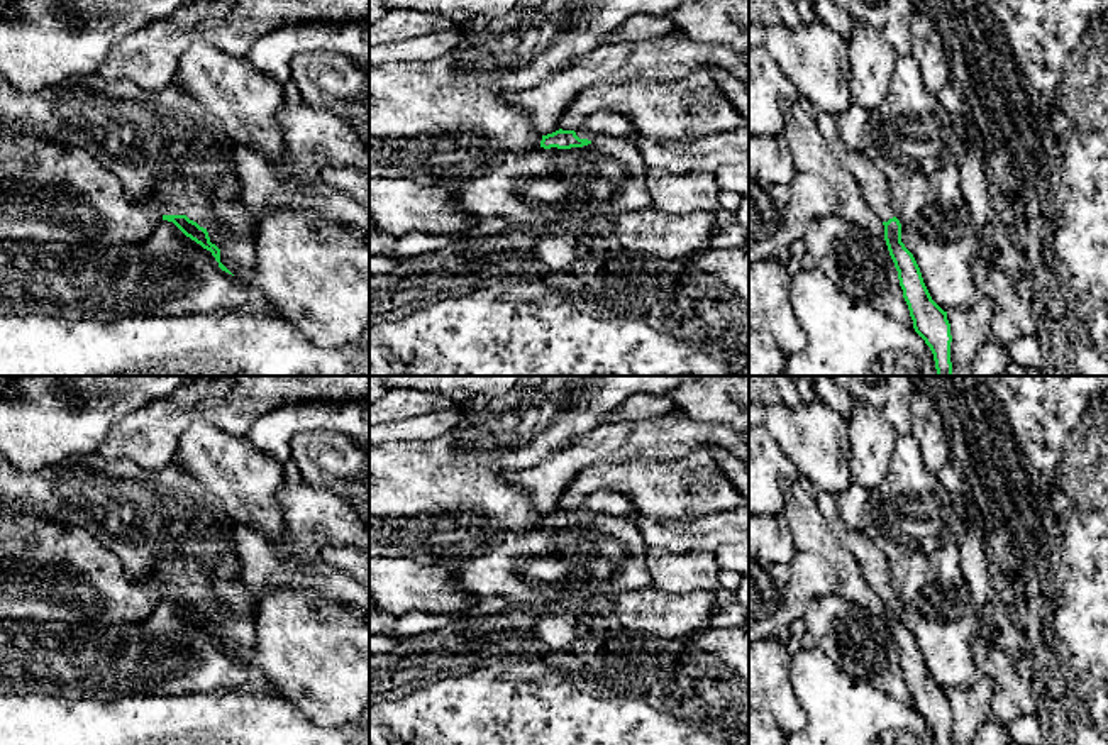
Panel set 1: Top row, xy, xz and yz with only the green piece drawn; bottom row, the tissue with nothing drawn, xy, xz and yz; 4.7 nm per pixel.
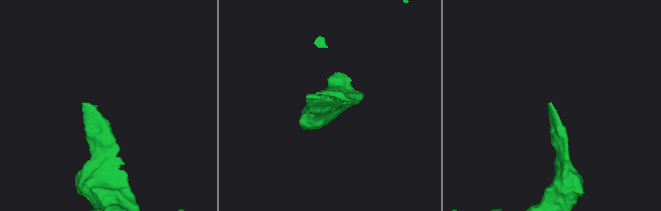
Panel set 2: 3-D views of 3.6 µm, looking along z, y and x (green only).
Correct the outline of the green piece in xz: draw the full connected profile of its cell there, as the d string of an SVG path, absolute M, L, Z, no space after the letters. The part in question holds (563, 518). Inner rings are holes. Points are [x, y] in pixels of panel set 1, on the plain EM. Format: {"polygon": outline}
{"polygon": "M595 491L578 510L556 510L552 513L542 515L540 527L551 528L571 528L591 523L596 515L610 516L630 516L635 513L635 505L630 498L613 491Z"}

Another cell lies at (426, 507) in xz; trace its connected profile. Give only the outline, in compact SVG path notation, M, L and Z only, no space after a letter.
M522 376L505 395L491 396L479 415L463 417L446 433L422 442L369 445L369 557L407 557L425 566L456 564L490 554L505 532L540 527L542 515L527 491L507 483L505 471L518 471L562 450L568 444L601 427L639 393L669 395L705 376Z

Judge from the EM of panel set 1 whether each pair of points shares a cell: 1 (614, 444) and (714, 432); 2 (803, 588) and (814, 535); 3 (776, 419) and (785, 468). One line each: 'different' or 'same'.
1: same
2: different
3: different

